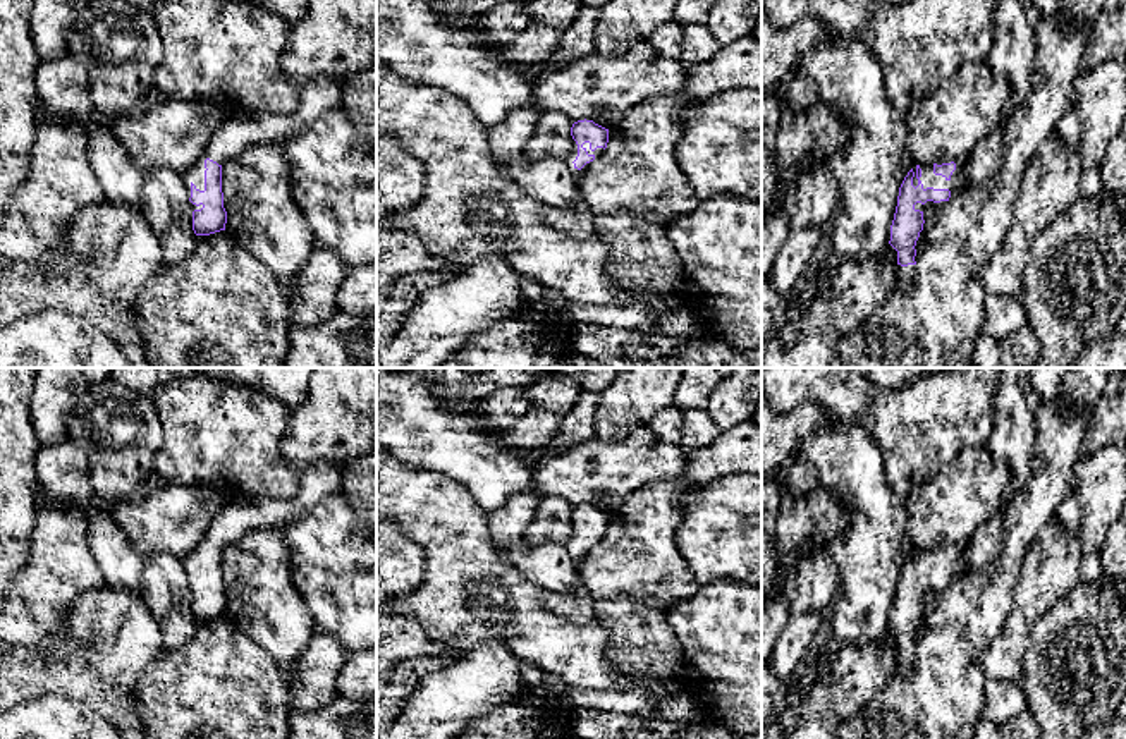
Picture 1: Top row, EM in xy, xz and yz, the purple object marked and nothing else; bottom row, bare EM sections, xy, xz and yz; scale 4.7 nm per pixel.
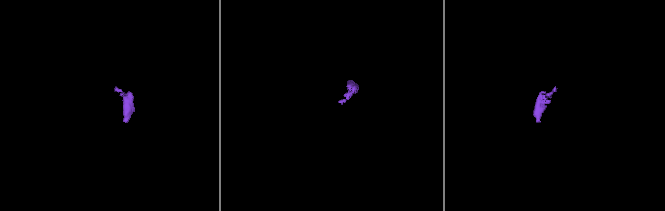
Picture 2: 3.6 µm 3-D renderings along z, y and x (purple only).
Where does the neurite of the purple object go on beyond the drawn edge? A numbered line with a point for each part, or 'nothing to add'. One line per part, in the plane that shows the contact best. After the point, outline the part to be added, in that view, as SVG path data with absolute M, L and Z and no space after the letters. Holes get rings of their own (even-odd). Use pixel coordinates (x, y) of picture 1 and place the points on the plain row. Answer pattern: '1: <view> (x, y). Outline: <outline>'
1: xz (597, 537). Outline: M572 524L572 534L571 534L569 541L566 543L566 548L567 548L569 555L572 557L572 560L578 564L595 545L586 548L581 555L578 555L572 548L576 545L576 541L578 541L578 529ZM584 528L583 533L588 536L588 540L593 540L595 545L603 538L603 533L597 533L595 536L591 536L590 528Z
2: yz (905, 659). Outline: M897 650L896 674L906 674L915 663L915 650L901 651Z

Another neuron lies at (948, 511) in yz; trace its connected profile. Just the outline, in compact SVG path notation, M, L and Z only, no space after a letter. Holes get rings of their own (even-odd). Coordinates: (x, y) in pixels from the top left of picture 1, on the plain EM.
M968 449L906 498L906 536L915 550L966 547L1001 507L1011 469L988 449Z

